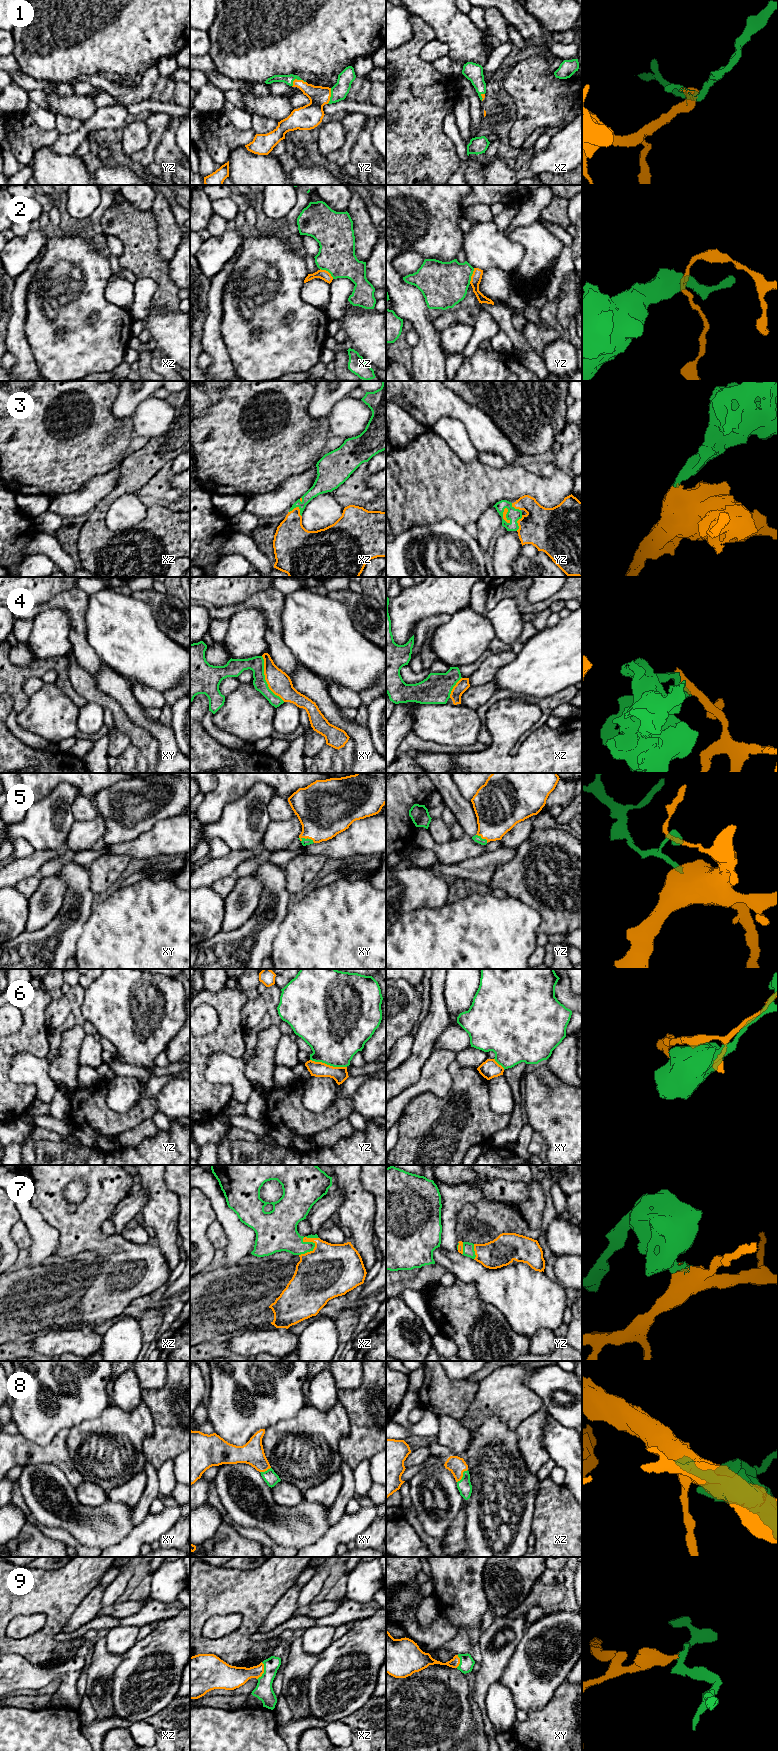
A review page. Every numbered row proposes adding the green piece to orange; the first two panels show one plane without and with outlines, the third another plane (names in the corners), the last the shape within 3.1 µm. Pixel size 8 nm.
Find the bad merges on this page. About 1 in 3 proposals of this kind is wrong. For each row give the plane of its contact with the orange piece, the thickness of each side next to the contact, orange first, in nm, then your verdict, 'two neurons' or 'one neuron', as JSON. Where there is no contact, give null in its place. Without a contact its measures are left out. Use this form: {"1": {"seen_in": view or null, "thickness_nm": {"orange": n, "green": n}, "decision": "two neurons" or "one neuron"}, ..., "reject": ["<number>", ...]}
{"1": {"seen_in": "yz", "thickness_nm": {"orange": 160, "green": 80}, "decision": "one neuron"}, "2": {"seen_in": "yz", "thickness_nm": {"orange": 90, "green": 360}, "decision": "two neurons"}, "3": {"seen_in": "xz", "thickness_nm": {"orange": 280, "green": 120}, "decision": "one neuron"}, "4": {"seen_in": "xy", "thickness_nm": {"orange": 180, "green": 120}, "decision": "two neurons"}, "5": {"seen_in": "xy", "thickness_nm": {"orange": 420, "green": 50}, "decision": "one neuron"}, "6": {"seen_in": "yz", "thickness_nm": {"orange": 130, "green": 440}, "decision": "two neurons"}, "7": {"seen_in": "xz", "thickness_nm": {"orange": 360, "green": 280}, "decision": "one neuron"}, "8": {"seen_in": "xz", "thickness_nm": {"orange": 140, "green": 120}, "decision": "one neuron"}, "9": {"seen_in": "xz", "thickness_nm": {"orange": 180, "green": 140}, "decision": "one neuron"}, "reject": ["2", "4", "6"]}

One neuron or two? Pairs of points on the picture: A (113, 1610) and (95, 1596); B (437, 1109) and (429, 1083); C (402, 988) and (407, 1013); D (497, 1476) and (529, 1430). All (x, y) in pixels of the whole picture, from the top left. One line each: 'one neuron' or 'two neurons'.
A: two neurons
B: two neurons
C: one neuron
D: two neurons

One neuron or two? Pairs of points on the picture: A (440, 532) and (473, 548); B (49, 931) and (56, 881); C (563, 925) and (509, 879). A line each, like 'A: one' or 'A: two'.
A: one
B: two
C: one

